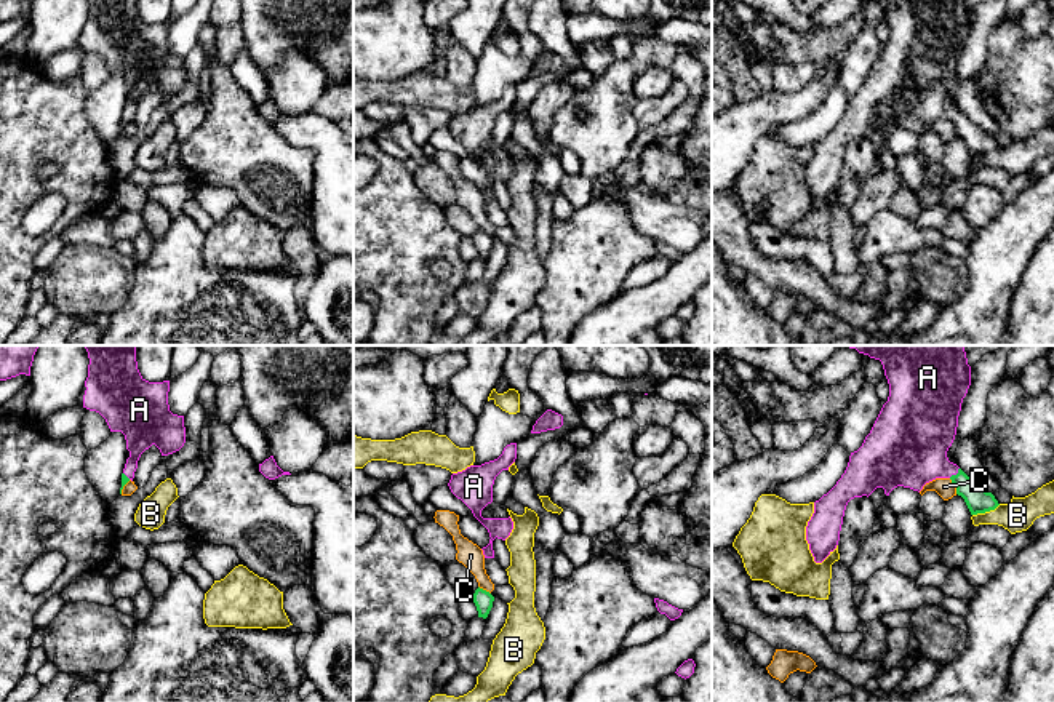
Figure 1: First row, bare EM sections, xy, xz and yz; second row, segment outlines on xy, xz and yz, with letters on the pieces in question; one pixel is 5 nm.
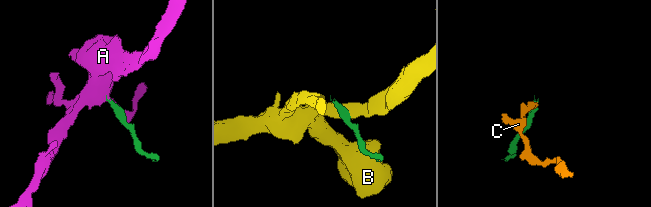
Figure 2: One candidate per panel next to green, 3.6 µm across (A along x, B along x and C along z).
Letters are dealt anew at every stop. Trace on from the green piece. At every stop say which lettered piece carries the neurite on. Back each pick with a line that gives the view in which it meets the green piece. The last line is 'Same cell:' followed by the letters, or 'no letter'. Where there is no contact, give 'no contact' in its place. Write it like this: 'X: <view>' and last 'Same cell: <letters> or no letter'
A: yz
Same cell: A

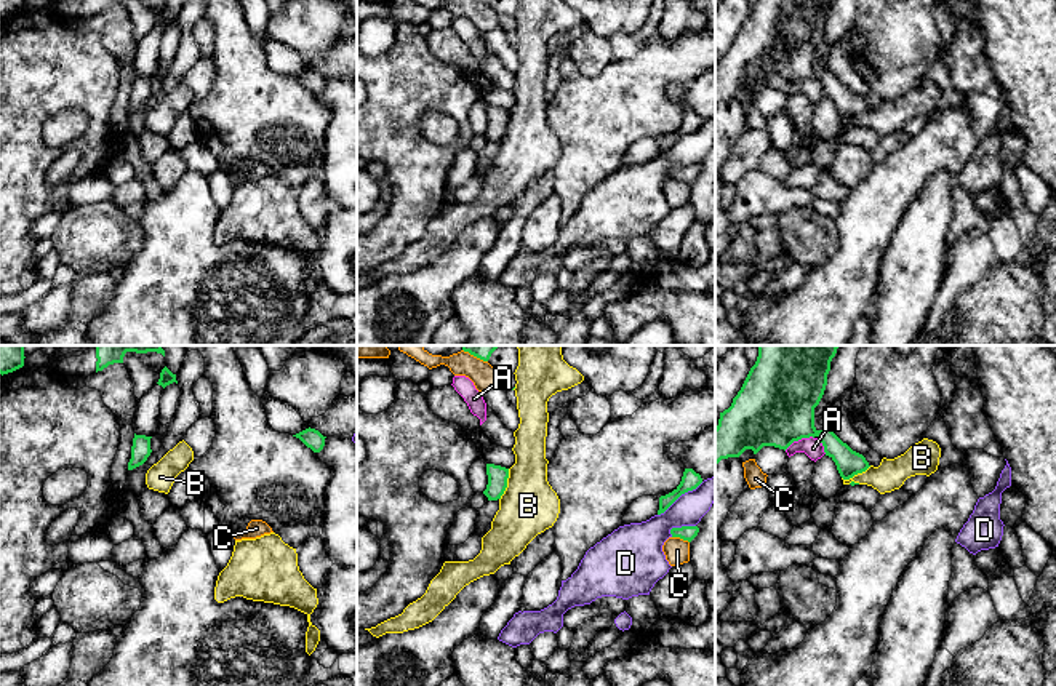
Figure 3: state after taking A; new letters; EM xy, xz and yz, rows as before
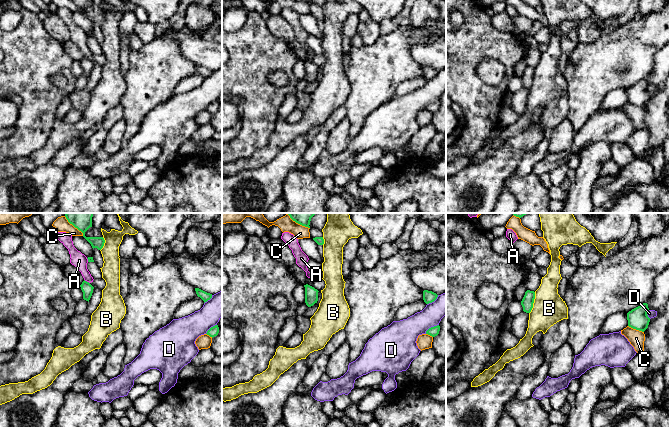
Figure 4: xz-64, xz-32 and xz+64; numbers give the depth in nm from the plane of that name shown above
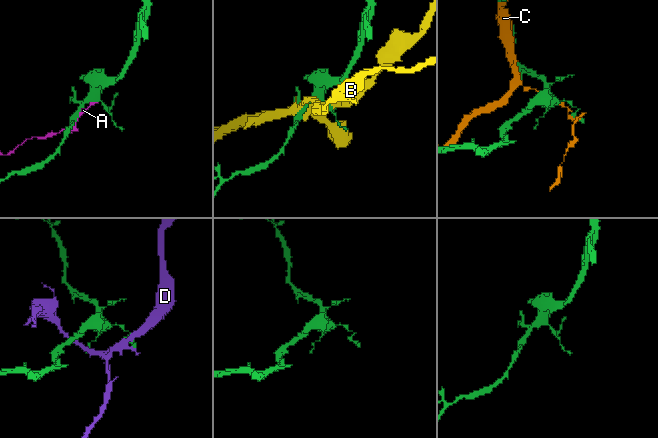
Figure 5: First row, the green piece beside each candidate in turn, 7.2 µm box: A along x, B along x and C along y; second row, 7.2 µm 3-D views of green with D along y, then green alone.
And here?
Same cell: no letter

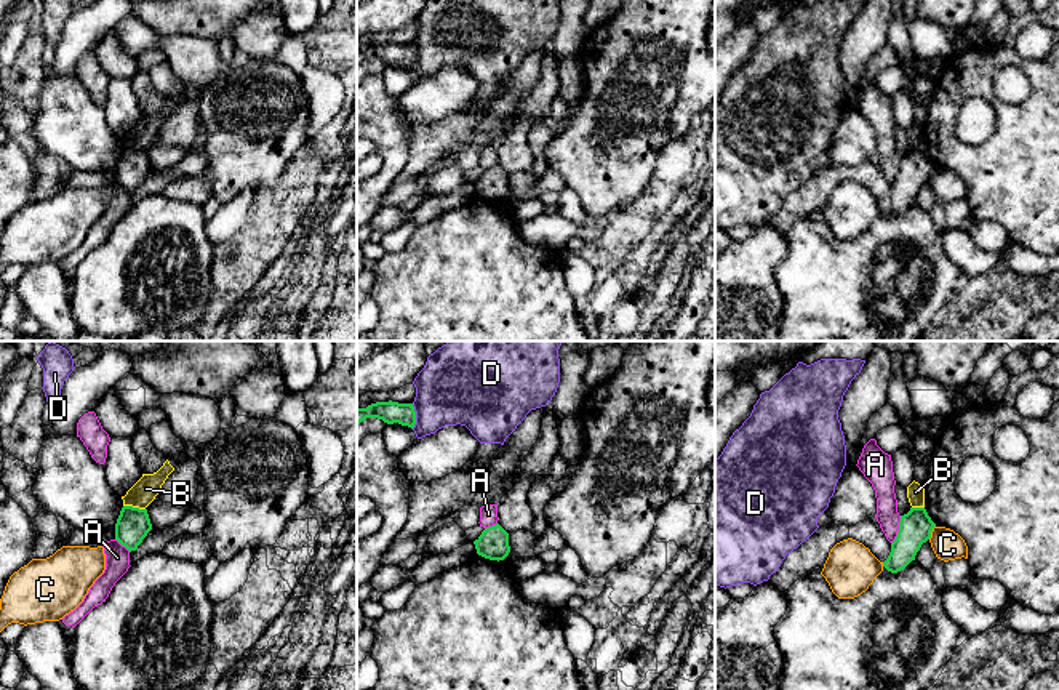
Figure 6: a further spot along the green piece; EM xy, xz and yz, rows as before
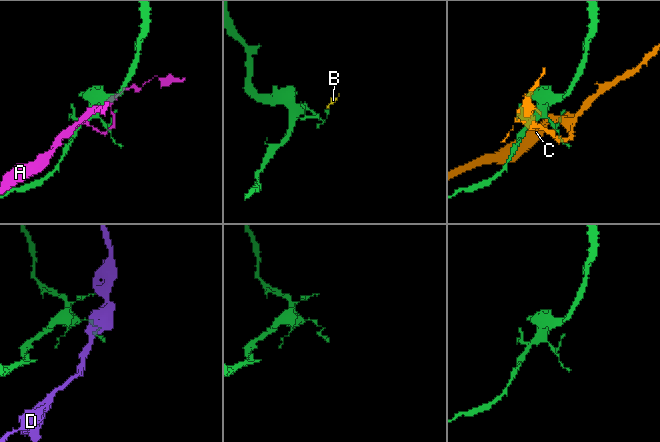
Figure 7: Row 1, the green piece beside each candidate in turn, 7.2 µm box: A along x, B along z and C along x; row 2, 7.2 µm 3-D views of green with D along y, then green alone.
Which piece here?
B: xy
Same cell: B

